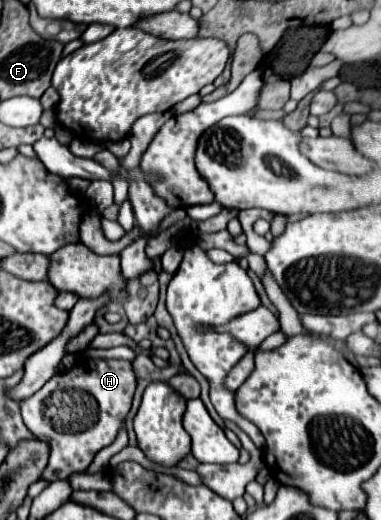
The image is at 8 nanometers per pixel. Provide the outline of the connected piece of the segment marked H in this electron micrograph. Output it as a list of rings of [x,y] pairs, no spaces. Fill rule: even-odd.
[[[77,356],[73,368],[57,372],[39,392],[19,402],[25,426],[35,438],[45,440],[51,446],[41,480],[65,480],[73,472],[87,470],[93,456],[115,440],[121,422],[131,408],[135,384],[133,366],[127,360]],[[47,412],[57,412],[57,416],[49,416]]]

